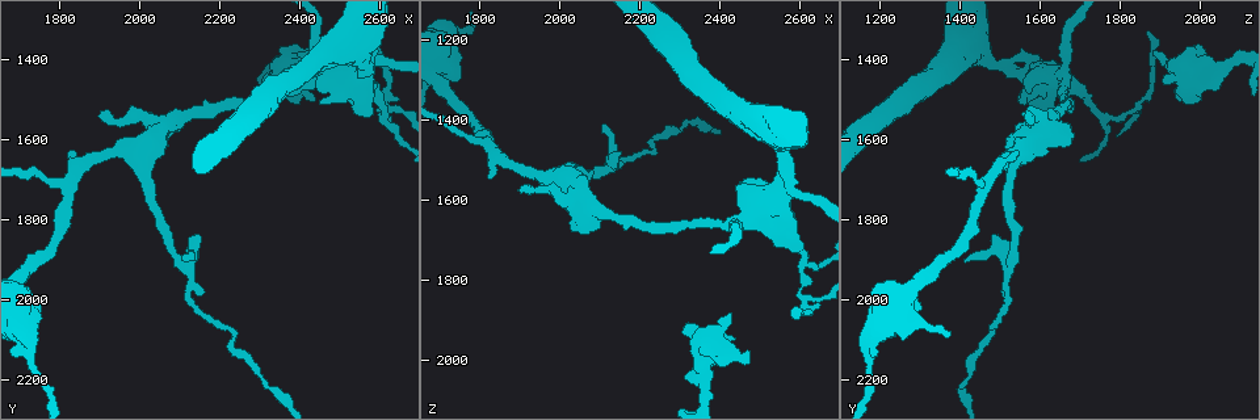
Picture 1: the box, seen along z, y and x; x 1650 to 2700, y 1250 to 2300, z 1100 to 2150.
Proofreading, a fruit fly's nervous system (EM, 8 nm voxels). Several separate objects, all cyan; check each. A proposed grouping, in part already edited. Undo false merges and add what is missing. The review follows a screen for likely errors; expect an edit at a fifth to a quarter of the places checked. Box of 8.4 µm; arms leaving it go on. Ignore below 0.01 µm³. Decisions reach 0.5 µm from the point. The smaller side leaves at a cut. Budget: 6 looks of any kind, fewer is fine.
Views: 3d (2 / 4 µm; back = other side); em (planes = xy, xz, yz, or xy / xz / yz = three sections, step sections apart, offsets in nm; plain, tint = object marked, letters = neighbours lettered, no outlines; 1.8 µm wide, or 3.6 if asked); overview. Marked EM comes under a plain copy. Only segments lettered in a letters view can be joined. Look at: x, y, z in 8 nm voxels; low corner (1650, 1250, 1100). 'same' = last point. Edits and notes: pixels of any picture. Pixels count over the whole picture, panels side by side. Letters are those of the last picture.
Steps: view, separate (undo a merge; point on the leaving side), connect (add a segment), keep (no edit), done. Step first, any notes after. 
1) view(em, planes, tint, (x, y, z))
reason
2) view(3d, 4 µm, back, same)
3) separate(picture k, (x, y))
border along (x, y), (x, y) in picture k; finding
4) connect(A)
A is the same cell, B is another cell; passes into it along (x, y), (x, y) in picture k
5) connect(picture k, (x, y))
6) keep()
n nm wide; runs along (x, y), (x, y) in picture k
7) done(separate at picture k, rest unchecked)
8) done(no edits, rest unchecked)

view(3d, 4 µm, (1830, 1620, 1545))

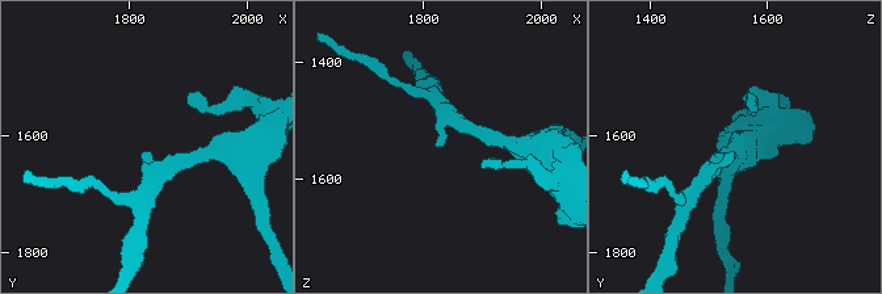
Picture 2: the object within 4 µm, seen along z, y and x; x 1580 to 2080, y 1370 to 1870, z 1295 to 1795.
view(em, xy, step 16, tint, (1835, 1625, 1540))

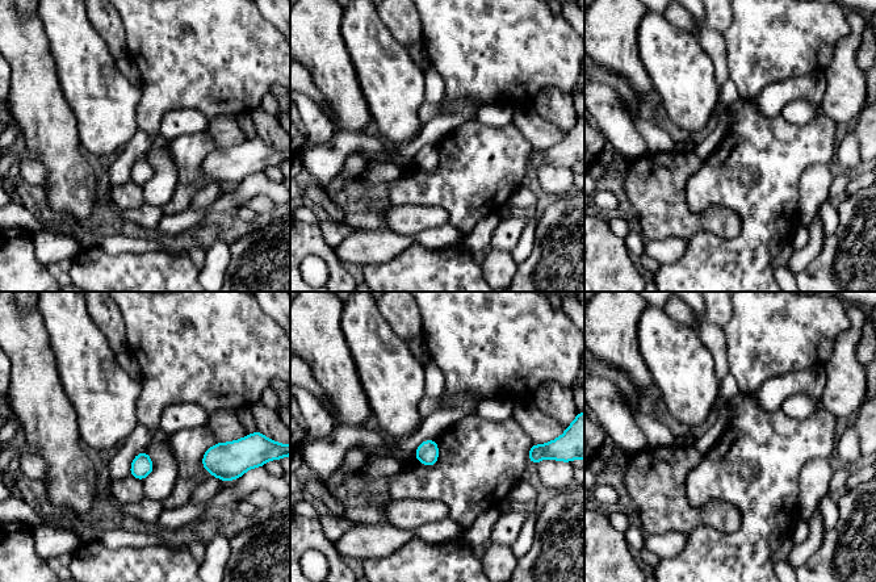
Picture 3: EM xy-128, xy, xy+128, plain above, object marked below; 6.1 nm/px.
view(em, yz, step 16, letters, same)
cut it another way

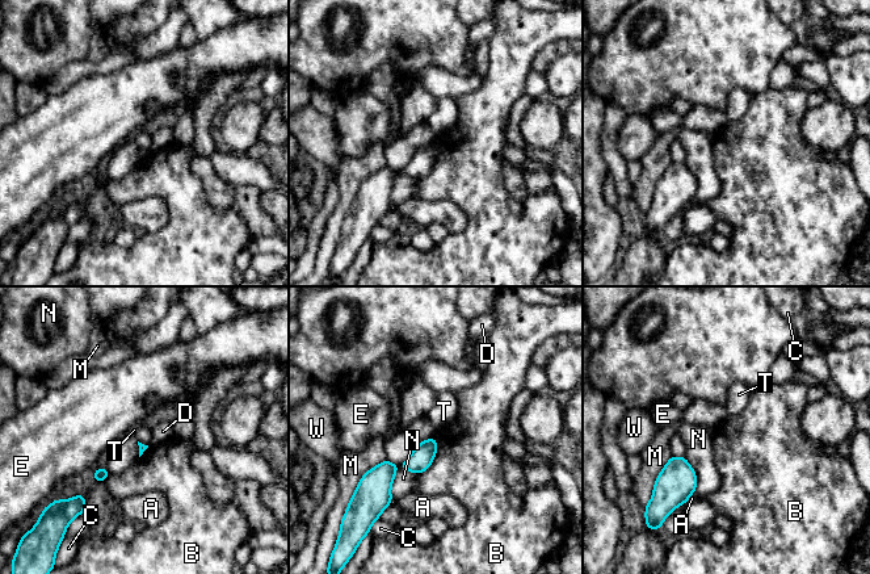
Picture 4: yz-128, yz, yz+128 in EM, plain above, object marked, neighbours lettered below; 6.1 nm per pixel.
keep()
B touches over 260 nm; A, B, C, D, E, M, N, T and W are other cells; none of them fits

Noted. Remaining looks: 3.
view(3d, 2 µm, (2440, 1505, 1940))
thick end

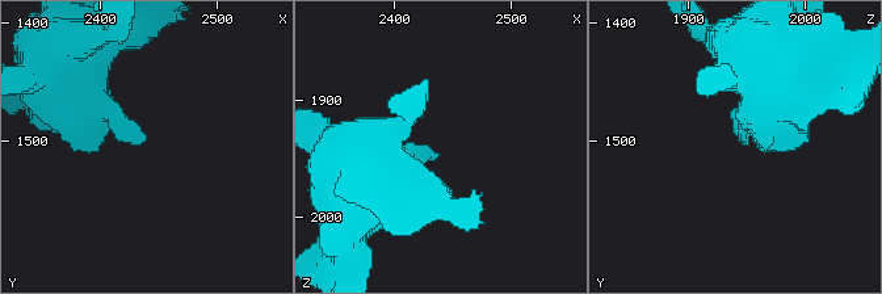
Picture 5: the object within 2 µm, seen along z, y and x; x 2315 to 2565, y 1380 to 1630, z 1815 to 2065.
view(em, planes, letters, (2434, 1498, 1942))

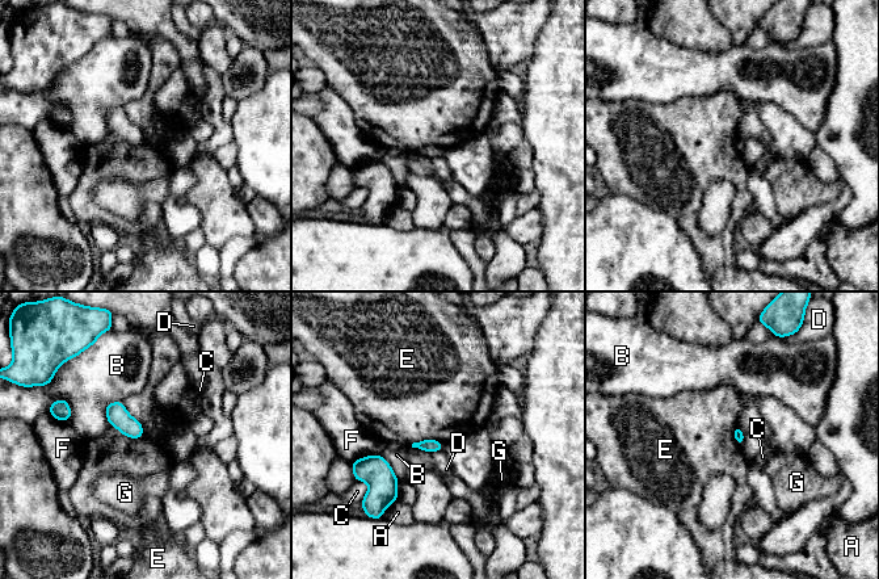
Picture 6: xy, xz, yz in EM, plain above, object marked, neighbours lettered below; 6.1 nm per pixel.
keep()
A, B, C, D, E, F and G are other cells; border along (121, 402), (141, 424), (139, 439) in picture 6; none of them fits

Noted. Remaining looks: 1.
done(no edits, rest unchecked)

